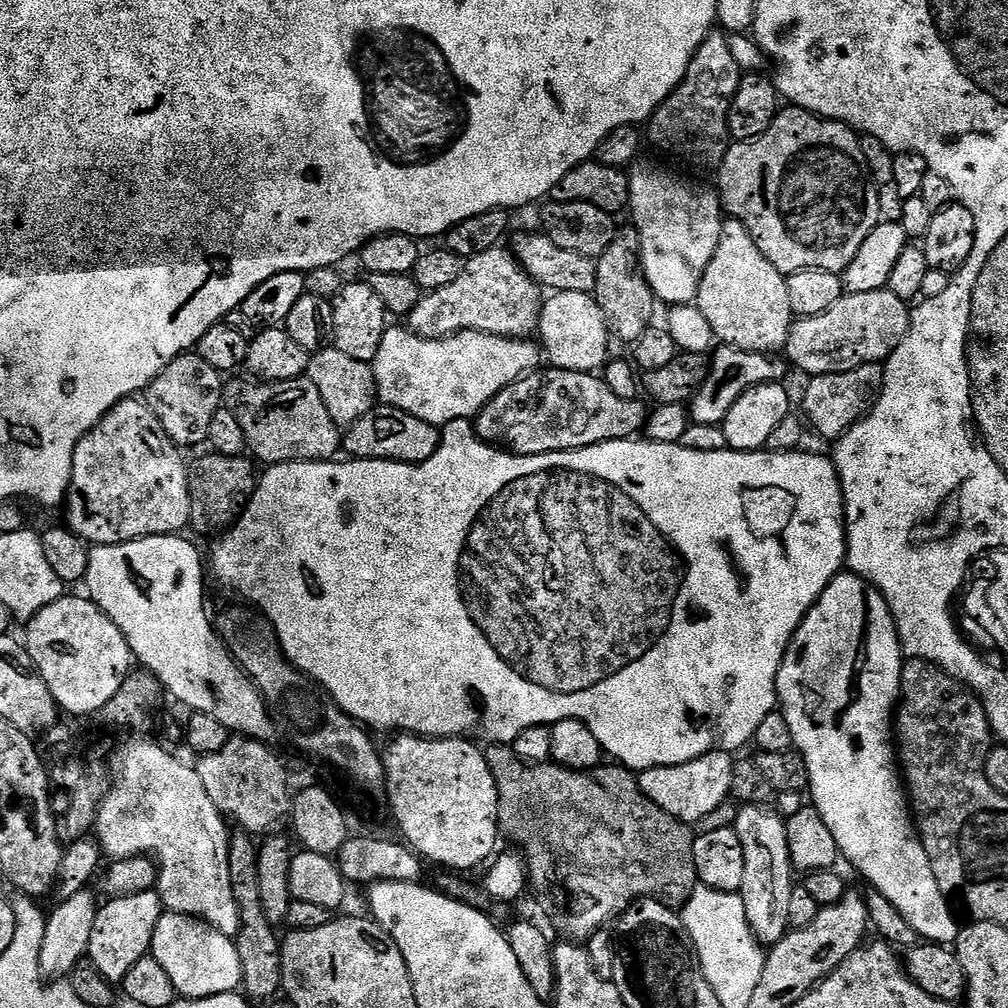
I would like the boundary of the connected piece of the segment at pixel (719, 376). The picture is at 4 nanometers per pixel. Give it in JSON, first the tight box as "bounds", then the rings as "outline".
{"bounds":[688,346,785,425],"outline":[[[727,346],[717,347],[710,356],[708,378],[690,402],[688,409],[691,421],[696,424],[723,425],[726,414],[730,414],[730,406],[734,406],[734,402],[738,402],[738,398],[742,398],[742,394],[748,389],[756,388],[759,384],[783,381],[785,361],[772,360],[776,359],[766,352],[751,352]]]}

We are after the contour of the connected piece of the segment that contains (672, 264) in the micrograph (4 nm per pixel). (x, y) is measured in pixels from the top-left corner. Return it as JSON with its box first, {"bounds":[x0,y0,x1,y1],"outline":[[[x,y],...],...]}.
{"bounds":[630,172,722,306],"outline":[[[636,172],[630,176],[631,223],[640,233],[640,257],[657,301],[679,306],[695,301],[706,266],[716,253],[722,227],[719,195],[708,188],[687,184],[664,172]]]}

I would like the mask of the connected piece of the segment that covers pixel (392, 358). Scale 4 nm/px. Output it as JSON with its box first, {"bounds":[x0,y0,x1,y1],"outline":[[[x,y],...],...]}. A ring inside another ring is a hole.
{"bounds":[370,326,542,426],"outline":[[[392,326],[385,332],[382,338],[382,346],[378,346],[378,354],[370,363],[372,365],[372,373],[376,376],[376,387],[378,389],[379,399],[383,401],[387,407],[397,408],[406,414],[414,414],[414,418],[422,418],[422,422],[430,422],[437,426],[443,426],[453,422],[455,419],[475,418],[502,389],[510,386],[515,380],[521,380],[521,378],[527,376],[528,373],[537,371],[542,364],[542,352],[535,343],[533,343],[534,345],[532,345],[532,343],[533,341],[528,338],[512,340],[508,336],[491,336],[485,332],[457,332],[455,336],[446,336],[443,340],[427,340],[421,336],[415,336],[407,327],[401,326],[401,328],[396,328],[396,326]]]}

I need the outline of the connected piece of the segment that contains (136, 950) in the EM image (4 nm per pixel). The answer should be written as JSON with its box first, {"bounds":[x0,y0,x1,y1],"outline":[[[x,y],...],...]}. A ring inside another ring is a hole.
{"bounds":[87,890,166,986],"outline":[[[156,890],[118,896],[107,902],[109,904],[101,903],[97,907],[87,959],[102,978],[116,986],[124,981],[126,974],[130,974],[130,969],[134,967],[134,962],[138,962],[138,958],[151,953],[156,927],[166,909],[160,901],[159,891]]]}

